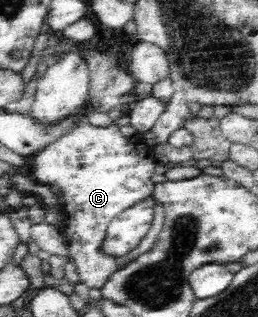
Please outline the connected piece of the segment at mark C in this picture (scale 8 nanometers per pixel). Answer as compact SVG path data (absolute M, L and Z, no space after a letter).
M86 122L34 155L37 183L56 187L60 191L65 218L60 228L69 240L69 252L79 282L100 291L118 269L149 252L158 239L165 220L165 208L156 200L150 229L136 249L122 258L106 257L100 252L110 222L140 201L152 198L157 186L152 177L158 160L144 141L139 137L124 137L115 124L108 128L95 128Z

